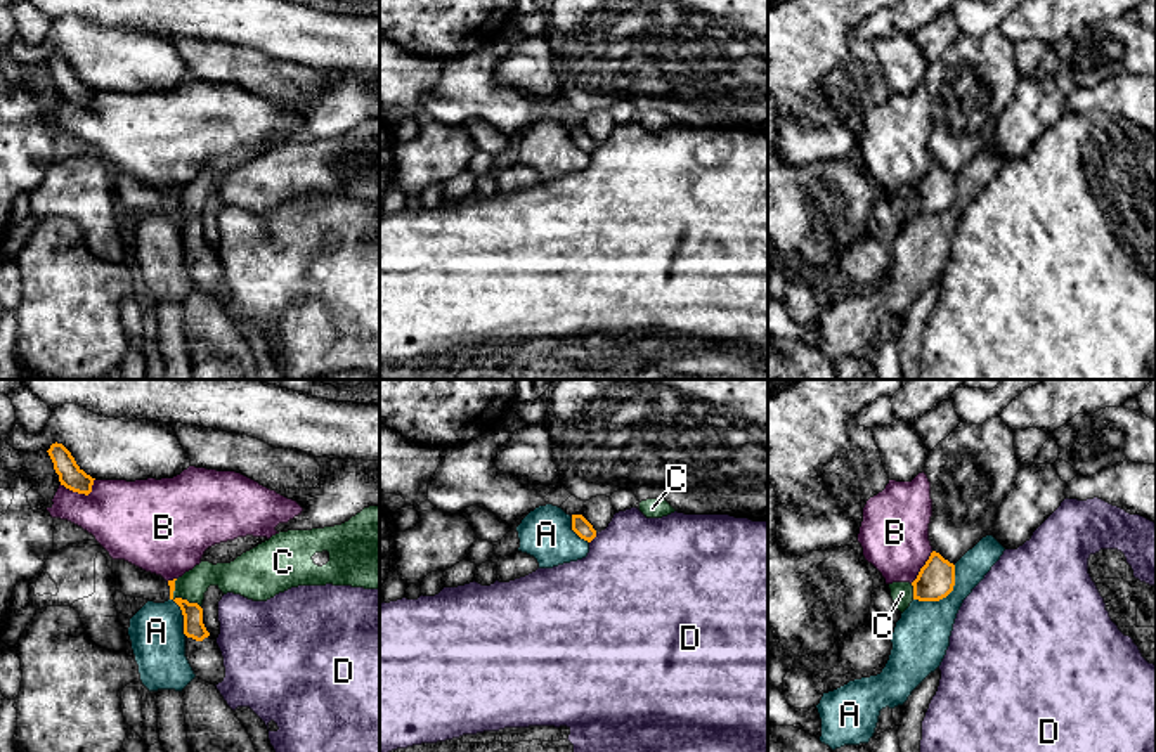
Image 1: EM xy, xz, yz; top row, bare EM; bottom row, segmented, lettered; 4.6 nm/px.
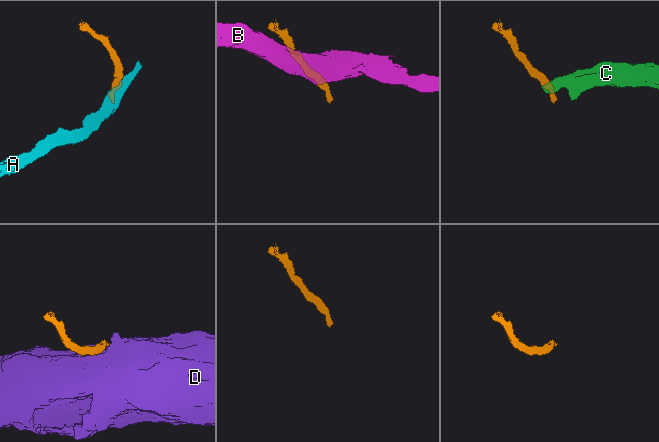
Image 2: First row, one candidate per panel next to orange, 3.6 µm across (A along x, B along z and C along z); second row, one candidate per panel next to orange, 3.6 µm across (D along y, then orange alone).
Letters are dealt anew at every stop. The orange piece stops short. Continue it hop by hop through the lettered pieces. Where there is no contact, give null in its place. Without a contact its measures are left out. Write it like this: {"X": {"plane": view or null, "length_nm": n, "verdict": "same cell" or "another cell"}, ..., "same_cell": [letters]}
{"A": {"plane": "yz", "length_nm": 260, "verdict": "another cell"}, "B": {"plane": "xy", "length_nm": 160, "verdict": "another cell"}, "C": {"plane": "xy", "length_nm": 180, "verdict": "another cell"}, "D": {"plane": "xz", "length_nm": 60, "verdict": "another cell"}, "same_cell": []}

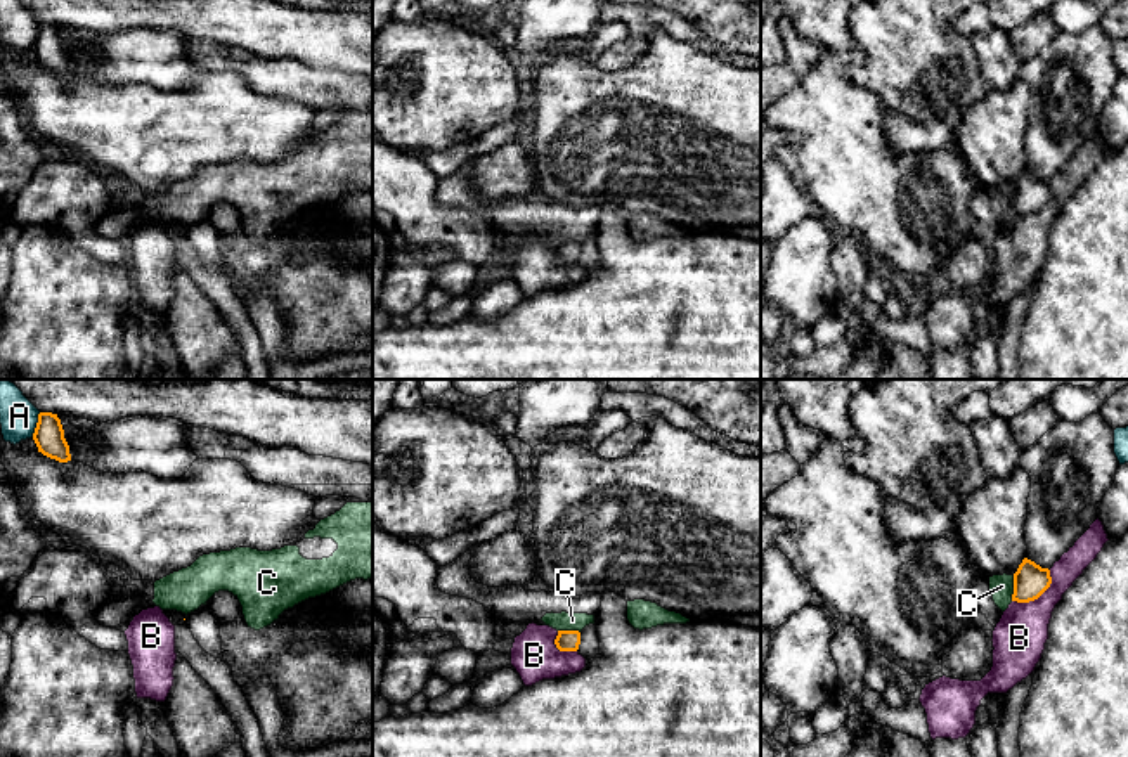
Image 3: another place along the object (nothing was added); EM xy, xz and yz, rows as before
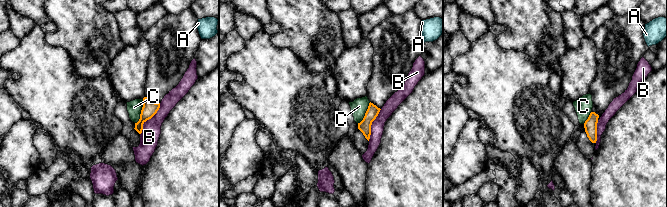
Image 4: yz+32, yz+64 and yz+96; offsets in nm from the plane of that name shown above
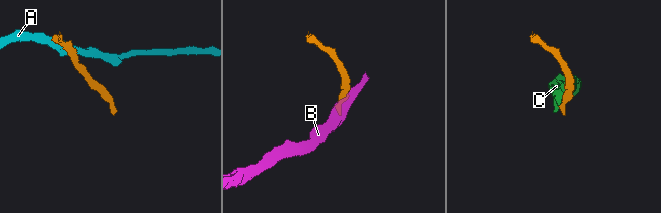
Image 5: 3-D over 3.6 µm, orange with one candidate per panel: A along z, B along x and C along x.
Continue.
{"A": {"plane": "xy", "length_nm": 120, "verdict": "another cell"}, "B": {"plane": "yz", "length_nm": 240, "verdict": "another cell"}, "C": {"plane": "yz", "length_nm": 120, "verdict": "another cell"}, "same_cell": []}

